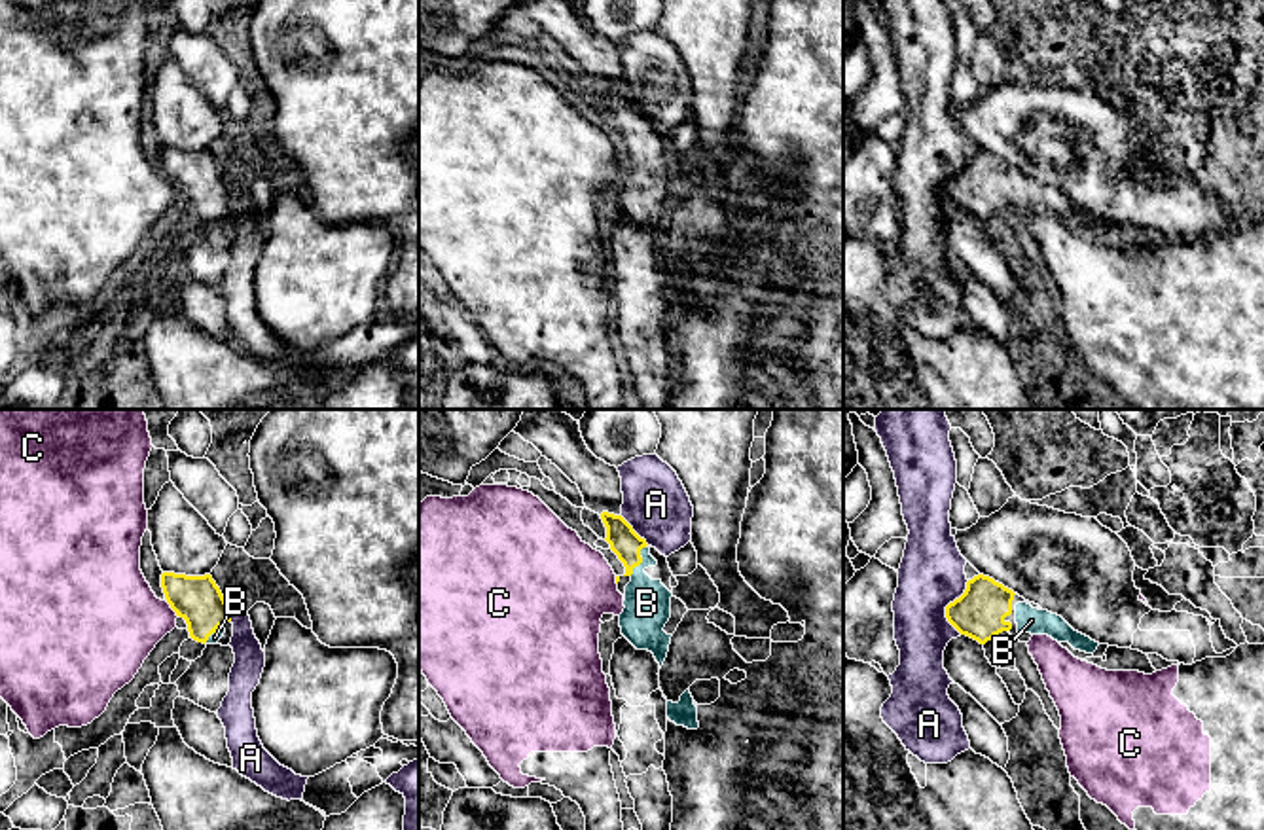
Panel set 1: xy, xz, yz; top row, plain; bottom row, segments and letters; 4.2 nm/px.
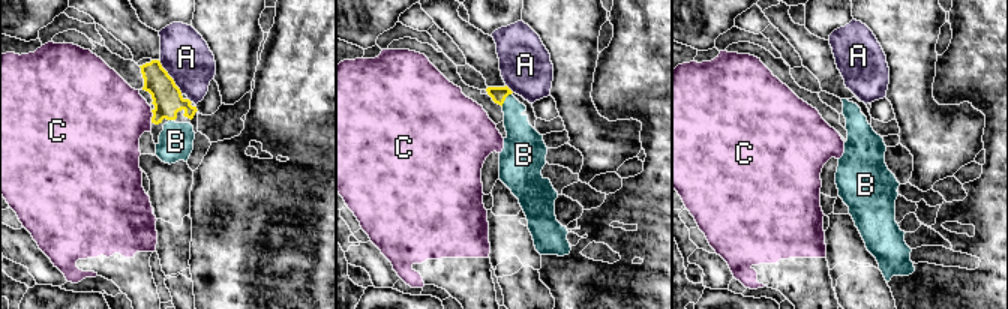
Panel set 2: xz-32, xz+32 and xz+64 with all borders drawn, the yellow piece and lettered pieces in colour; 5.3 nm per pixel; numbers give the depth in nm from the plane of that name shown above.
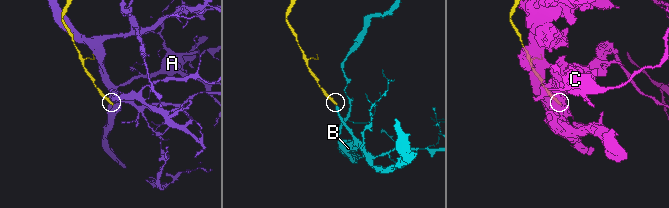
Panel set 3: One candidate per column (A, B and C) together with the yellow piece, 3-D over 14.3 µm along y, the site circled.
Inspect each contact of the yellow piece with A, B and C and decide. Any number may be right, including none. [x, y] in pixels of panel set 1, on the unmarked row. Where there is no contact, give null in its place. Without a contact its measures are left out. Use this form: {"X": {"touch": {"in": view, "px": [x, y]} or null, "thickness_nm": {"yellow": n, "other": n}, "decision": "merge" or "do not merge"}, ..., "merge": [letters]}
{"A": {"touch": {"in": "yz", "px": [946, 182]}, "thickness_nm": {"yellow": 220, "other": 280}, "decision": "do not merge"}, "B": {"touch": {"in": "xz", "px": [641, 135]}, "thickness_nm": {"yellow": 120, "other": 190}, "decision": "merge"}, "C": {"touch": {"in": "xy", "px": [171, 182]}, "thickness_nm": {"yellow": 200, "other": 400}, "decision": "do not merge"}, "merge": ["B"]}

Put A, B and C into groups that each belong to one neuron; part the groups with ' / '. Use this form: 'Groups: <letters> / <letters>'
Groups: A / B / C

